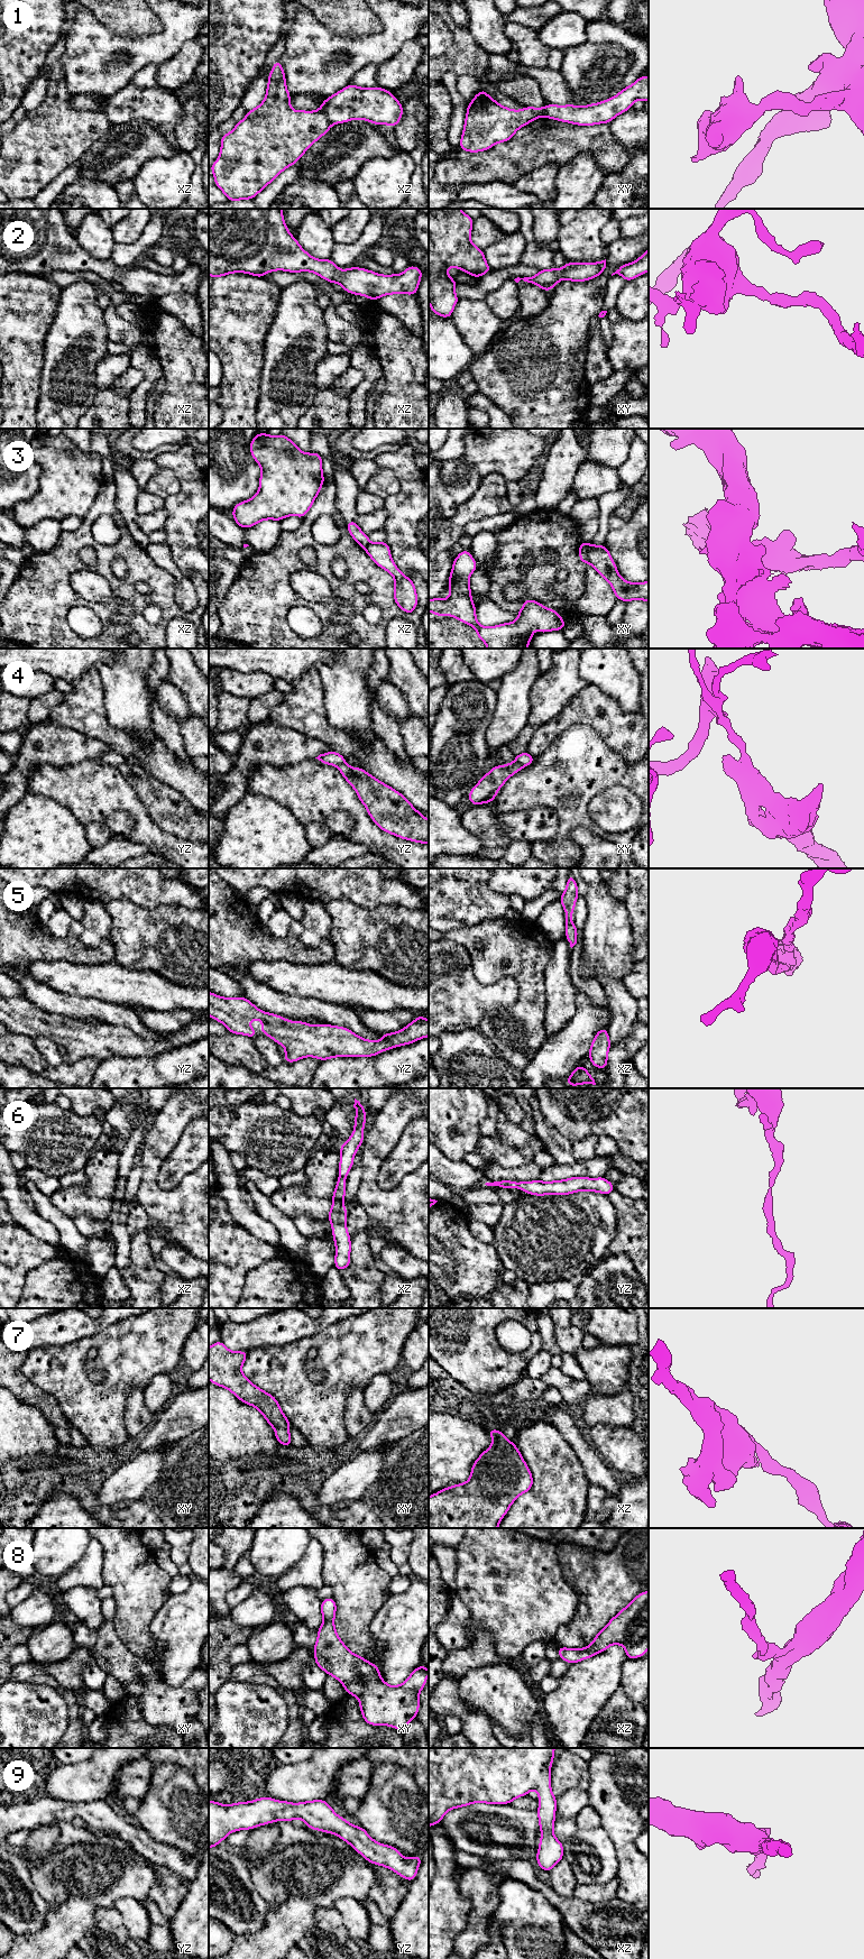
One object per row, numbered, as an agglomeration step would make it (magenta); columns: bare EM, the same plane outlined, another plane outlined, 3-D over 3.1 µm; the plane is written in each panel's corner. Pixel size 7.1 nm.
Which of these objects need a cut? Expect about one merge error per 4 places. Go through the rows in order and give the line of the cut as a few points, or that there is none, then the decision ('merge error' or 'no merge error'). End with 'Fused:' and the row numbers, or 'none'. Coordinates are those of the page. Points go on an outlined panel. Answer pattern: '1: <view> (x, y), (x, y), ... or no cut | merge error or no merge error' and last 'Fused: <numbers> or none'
1: xz (320, 109), (332, 123) | merge error
2: no cut | no merge error
3: xy (587, 544), (587, 559), (589, 562) | merge error
4: xy (514, 762), (523, 766) | merge error
5: no cut | no merge error
6: no cut | no merge error
7: no cut | no merge error
8: no cut | no merge error
9: no cut | no merge error
Fused: 1, 3, 4

